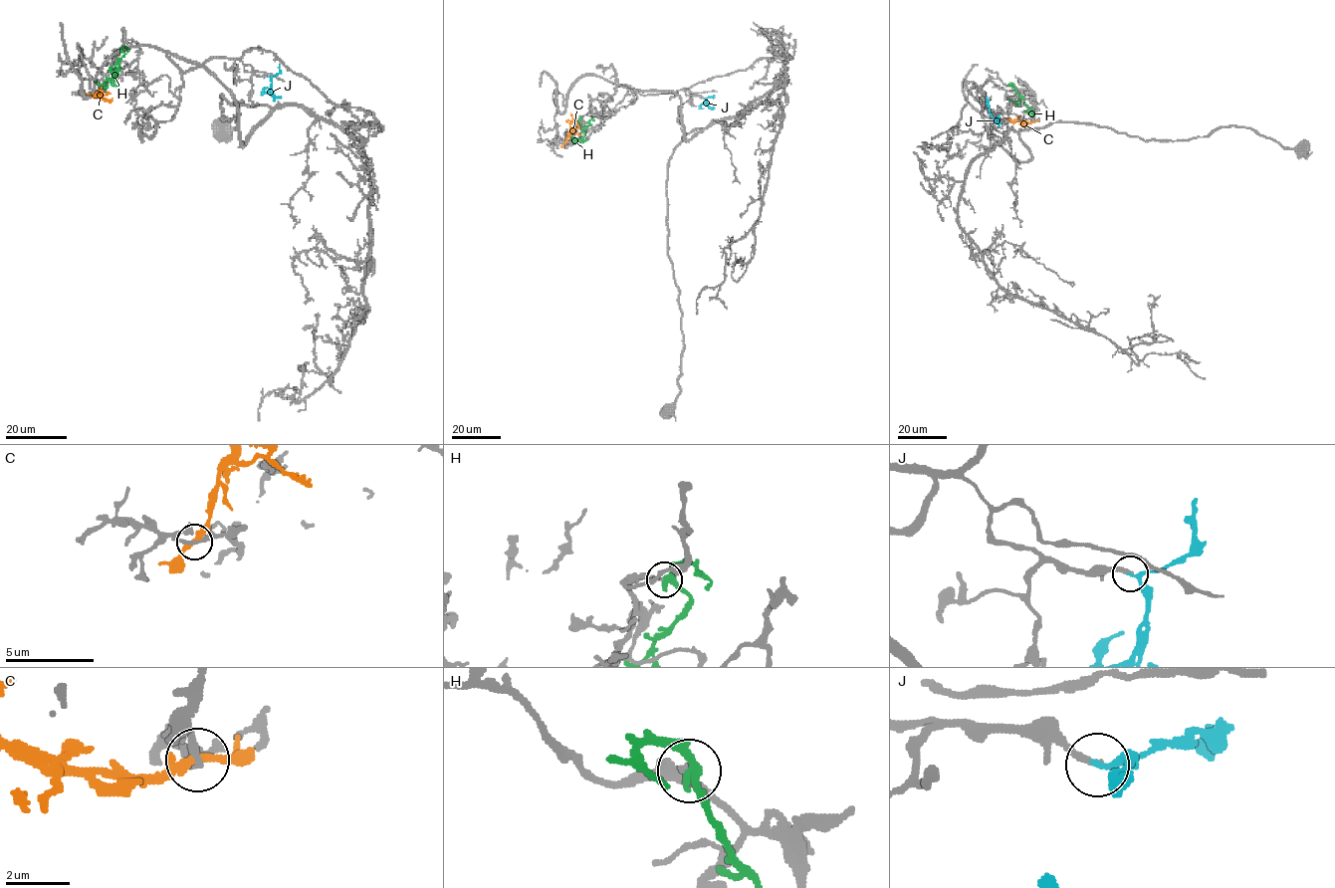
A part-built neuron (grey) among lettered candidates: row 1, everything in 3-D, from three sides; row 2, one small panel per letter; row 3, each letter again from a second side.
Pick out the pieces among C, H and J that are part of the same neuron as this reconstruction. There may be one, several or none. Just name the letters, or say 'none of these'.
J

